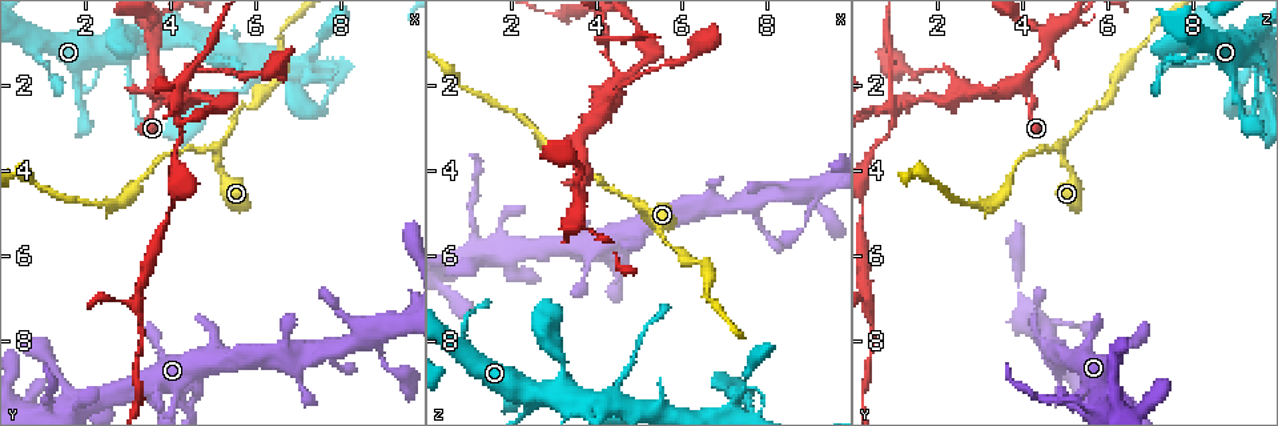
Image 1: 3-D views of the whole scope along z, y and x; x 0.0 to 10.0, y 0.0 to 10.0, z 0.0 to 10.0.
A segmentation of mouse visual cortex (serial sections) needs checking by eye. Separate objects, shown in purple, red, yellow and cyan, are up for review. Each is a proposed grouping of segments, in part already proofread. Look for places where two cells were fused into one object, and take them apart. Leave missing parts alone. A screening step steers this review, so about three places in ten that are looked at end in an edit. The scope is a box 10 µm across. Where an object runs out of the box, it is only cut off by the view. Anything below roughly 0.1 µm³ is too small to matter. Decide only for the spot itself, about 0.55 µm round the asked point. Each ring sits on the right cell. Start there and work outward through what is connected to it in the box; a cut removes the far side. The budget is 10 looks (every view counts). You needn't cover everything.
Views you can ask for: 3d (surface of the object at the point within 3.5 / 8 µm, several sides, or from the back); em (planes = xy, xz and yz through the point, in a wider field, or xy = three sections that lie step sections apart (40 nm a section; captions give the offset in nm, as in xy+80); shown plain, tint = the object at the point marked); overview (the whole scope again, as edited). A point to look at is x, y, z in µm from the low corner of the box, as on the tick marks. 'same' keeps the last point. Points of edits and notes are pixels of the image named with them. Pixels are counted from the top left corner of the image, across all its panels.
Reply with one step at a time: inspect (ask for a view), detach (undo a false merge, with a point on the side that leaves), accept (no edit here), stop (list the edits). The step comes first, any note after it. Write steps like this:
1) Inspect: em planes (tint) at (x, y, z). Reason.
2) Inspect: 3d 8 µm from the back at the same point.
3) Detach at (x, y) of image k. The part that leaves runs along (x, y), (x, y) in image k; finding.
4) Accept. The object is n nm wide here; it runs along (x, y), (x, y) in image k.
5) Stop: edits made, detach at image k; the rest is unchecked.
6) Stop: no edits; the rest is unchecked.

Inspect: 3d 3.5 µm at (5.05, 3.50, 4.85). Sharp bend.

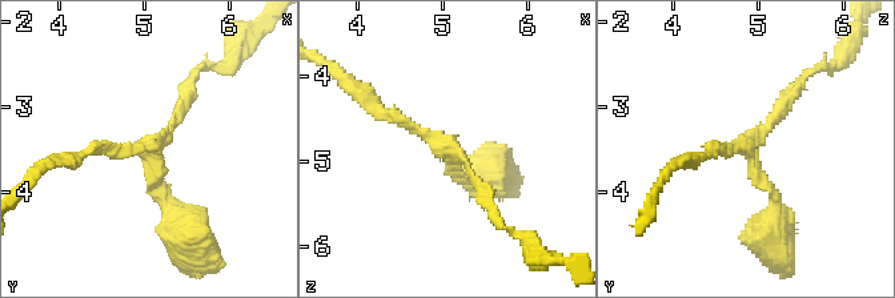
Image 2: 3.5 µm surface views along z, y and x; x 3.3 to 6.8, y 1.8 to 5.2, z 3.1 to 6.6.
Inspect: em xy step 2 (plain) at (5.10, 3.50, 4.85). 3 arms meet here; the arms are 150, 150, 150 nm wide; now the EM.

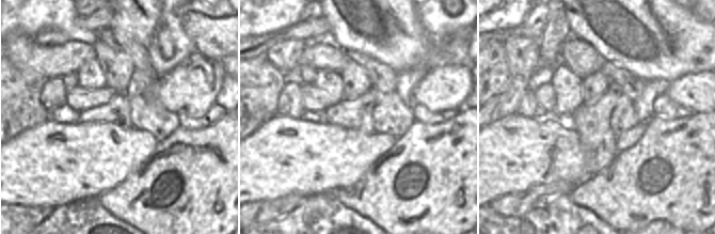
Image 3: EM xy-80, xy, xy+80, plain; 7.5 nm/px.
Inspect: em xy step 2 (tint) at the same point.

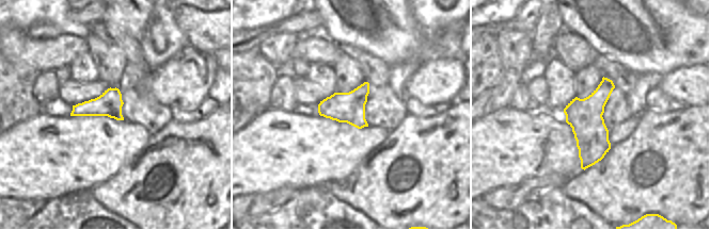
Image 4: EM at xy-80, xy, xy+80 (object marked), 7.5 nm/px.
Accept. It runs along (604, 80), (583, 165) in image 4; one cell here.

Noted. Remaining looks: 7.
Inspect: 3d 3.5 µm at (3.60, 0.90, 4.60). A fork.

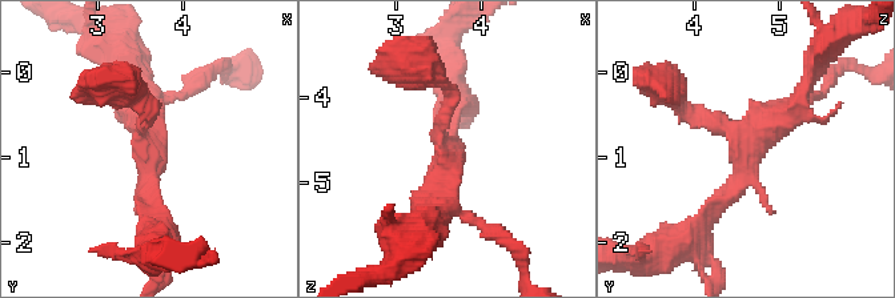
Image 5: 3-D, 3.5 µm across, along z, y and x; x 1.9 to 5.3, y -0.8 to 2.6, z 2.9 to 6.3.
Inspect: em xy step 1 (tint) at (3.60, 0.90, 4.60).

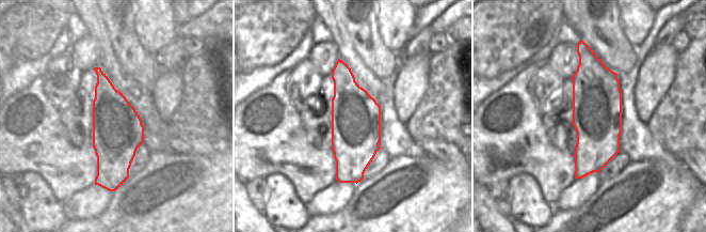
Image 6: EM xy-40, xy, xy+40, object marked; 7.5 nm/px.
Accept. It runs along (703, 225), (805, 95) in image 5; all the same cell.

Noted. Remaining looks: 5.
Inspect: 3d 8 µm at (3.30, 0.90, 9.40). Small branch off a trunk.

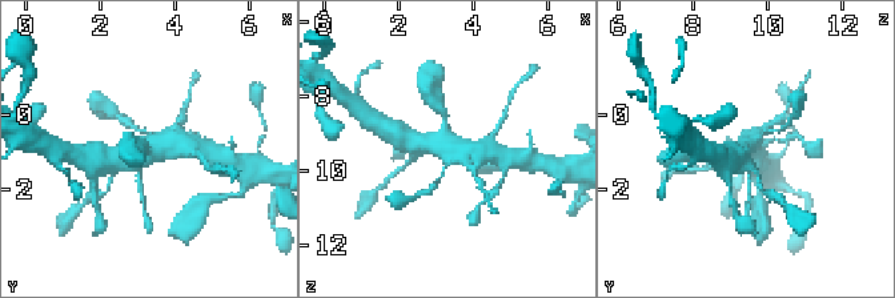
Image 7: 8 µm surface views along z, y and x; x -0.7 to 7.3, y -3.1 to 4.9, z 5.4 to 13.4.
Inspect: 3d 3.5 µm at the same point. Zoom in.

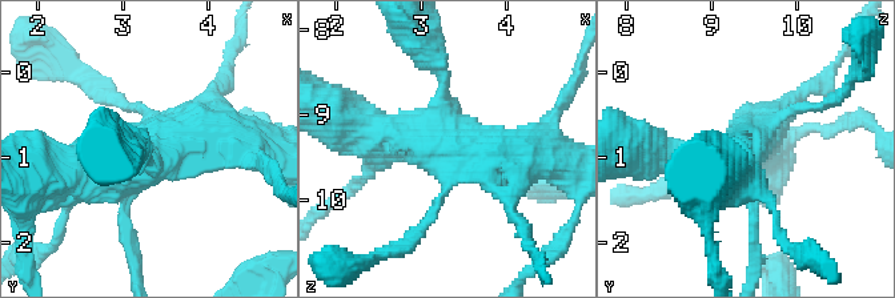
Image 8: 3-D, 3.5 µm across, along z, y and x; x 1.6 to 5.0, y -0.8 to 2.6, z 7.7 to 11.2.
Inspect: em xy step 5 (tint) at (3.35, 0.90, 9.40).

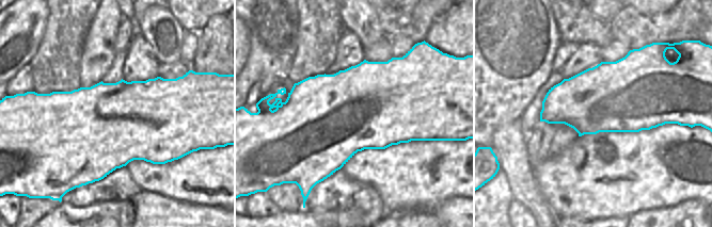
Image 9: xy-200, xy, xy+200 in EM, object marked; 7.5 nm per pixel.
Accept. Continuous, no second cell.

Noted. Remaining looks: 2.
Inspect: 3d 8 µm at (4.20, 2.70, 1.10). Abrupt turn.

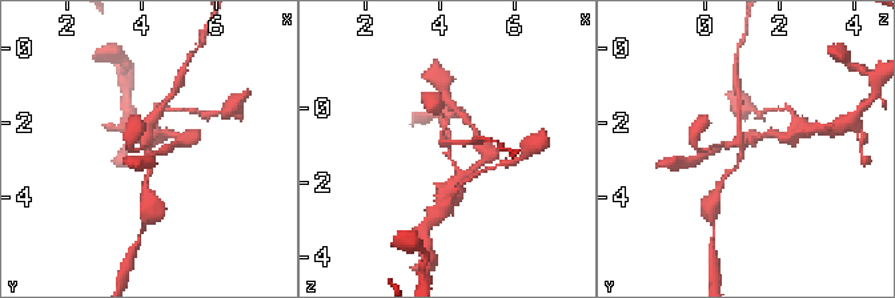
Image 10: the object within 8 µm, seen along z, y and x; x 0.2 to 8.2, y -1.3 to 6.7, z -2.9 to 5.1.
Inspect: em xy step 2 (tint) at the same point. 4 arms meet here; the arms are 100, 150, 150, 150 nm wide; now the EM.

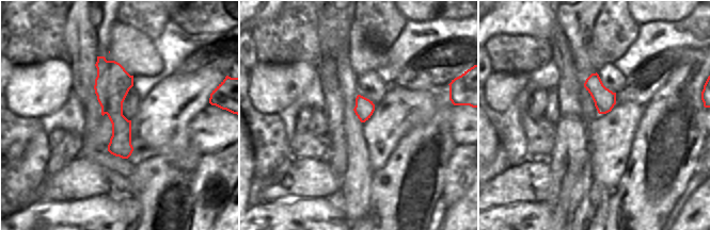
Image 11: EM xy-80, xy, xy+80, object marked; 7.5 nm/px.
Detach at (444, 139) of image 10. The part that leaves runs along (757, 136), (725, 177) in image 10; two cells meet here.

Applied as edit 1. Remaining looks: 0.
Stop: edits made, detach at image 10; the rest is unchecked.

